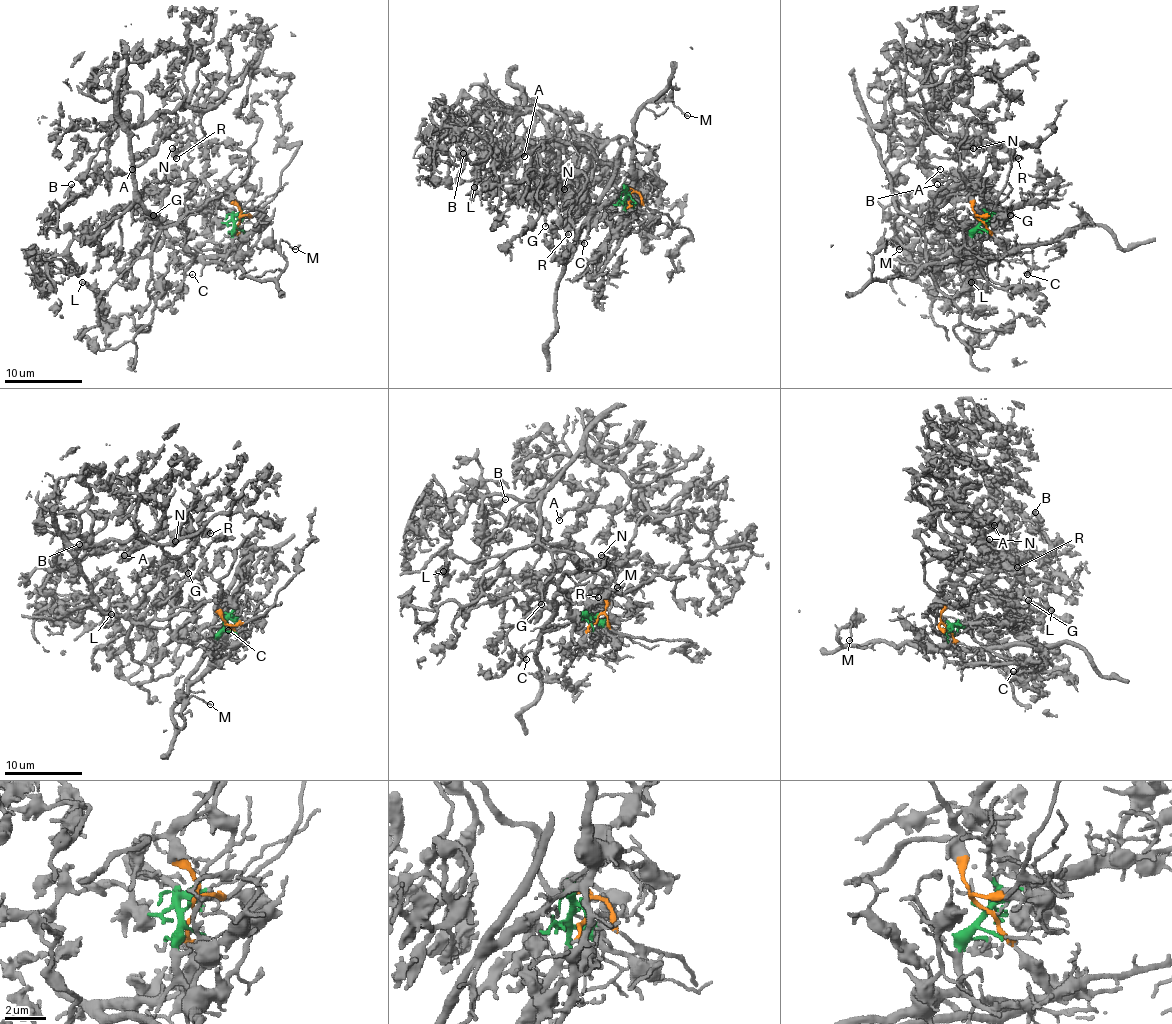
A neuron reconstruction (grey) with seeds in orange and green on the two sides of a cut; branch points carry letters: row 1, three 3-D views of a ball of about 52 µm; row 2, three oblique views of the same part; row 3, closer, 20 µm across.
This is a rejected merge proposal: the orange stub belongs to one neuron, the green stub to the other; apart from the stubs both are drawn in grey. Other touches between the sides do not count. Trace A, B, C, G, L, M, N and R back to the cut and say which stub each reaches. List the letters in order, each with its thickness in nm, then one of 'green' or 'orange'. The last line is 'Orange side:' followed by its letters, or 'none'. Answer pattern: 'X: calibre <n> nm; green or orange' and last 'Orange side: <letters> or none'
A: calibre 150 nm; orange
B: calibre 360 nm; orange
C: calibre 120 nm; green
G: calibre 160 nm; orange
L: calibre 180 nm; orange
M: calibre 120 nm; green
N: calibre 150 nm; orange
R: calibre 180 nm; orange
Orange side: A, B, G, L, N, R

